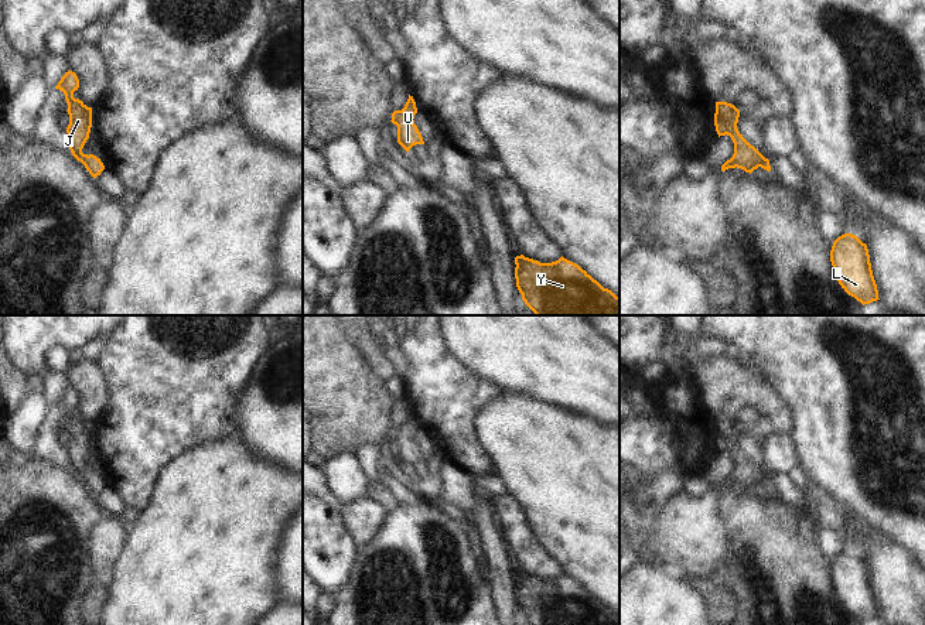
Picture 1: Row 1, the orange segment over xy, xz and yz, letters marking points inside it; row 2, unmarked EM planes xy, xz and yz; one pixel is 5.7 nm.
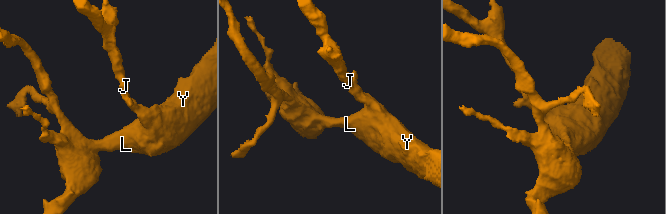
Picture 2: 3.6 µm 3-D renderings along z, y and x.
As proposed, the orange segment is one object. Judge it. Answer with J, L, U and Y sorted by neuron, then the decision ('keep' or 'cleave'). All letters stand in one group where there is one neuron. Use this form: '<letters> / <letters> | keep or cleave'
J L U Y | keep

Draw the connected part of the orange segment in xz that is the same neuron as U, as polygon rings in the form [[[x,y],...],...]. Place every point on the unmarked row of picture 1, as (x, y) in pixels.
[[[413,413],[409,416],[402,427],[392,430],[392,440],[397,443],[397,460],[409,469],[416,461],[424,461],[421,450],[414,441],[414,431],[417,430]]]

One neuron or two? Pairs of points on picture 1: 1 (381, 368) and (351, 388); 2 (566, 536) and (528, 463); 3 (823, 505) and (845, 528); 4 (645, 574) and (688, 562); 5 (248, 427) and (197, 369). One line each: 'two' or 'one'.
1: two
2: one
3: one
4: two
5: two

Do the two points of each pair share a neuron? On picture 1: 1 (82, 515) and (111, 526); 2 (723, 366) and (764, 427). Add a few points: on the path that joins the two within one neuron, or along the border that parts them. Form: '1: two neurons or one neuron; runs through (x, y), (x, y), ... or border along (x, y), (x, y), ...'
1: two neurons; border along (101, 516), (91, 530), (89, 553)
2: two neurons; border along (760, 416), (768, 422), (774, 431)

